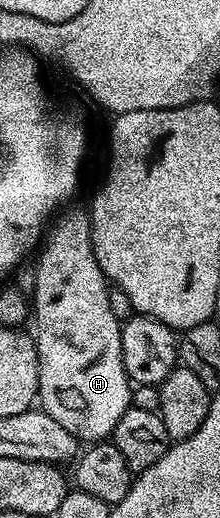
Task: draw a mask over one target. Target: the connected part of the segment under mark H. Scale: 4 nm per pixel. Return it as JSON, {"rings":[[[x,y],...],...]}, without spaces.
{"rings":[[[88,215],[73,216],[65,220],[53,233],[48,233],[41,257],[37,260],[37,277],[33,280],[34,298],[31,298],[31,316],[37,319],[37,365],[39,366],[40,407],[63,430],[81,442],[101,442],[112,437],[119,418],[131,407],[131,381],[125,373],[121,357],[122,321],[111,314],[110,283],[99,262],[95,262],[93,243],[89,237],[91,221]]]}

